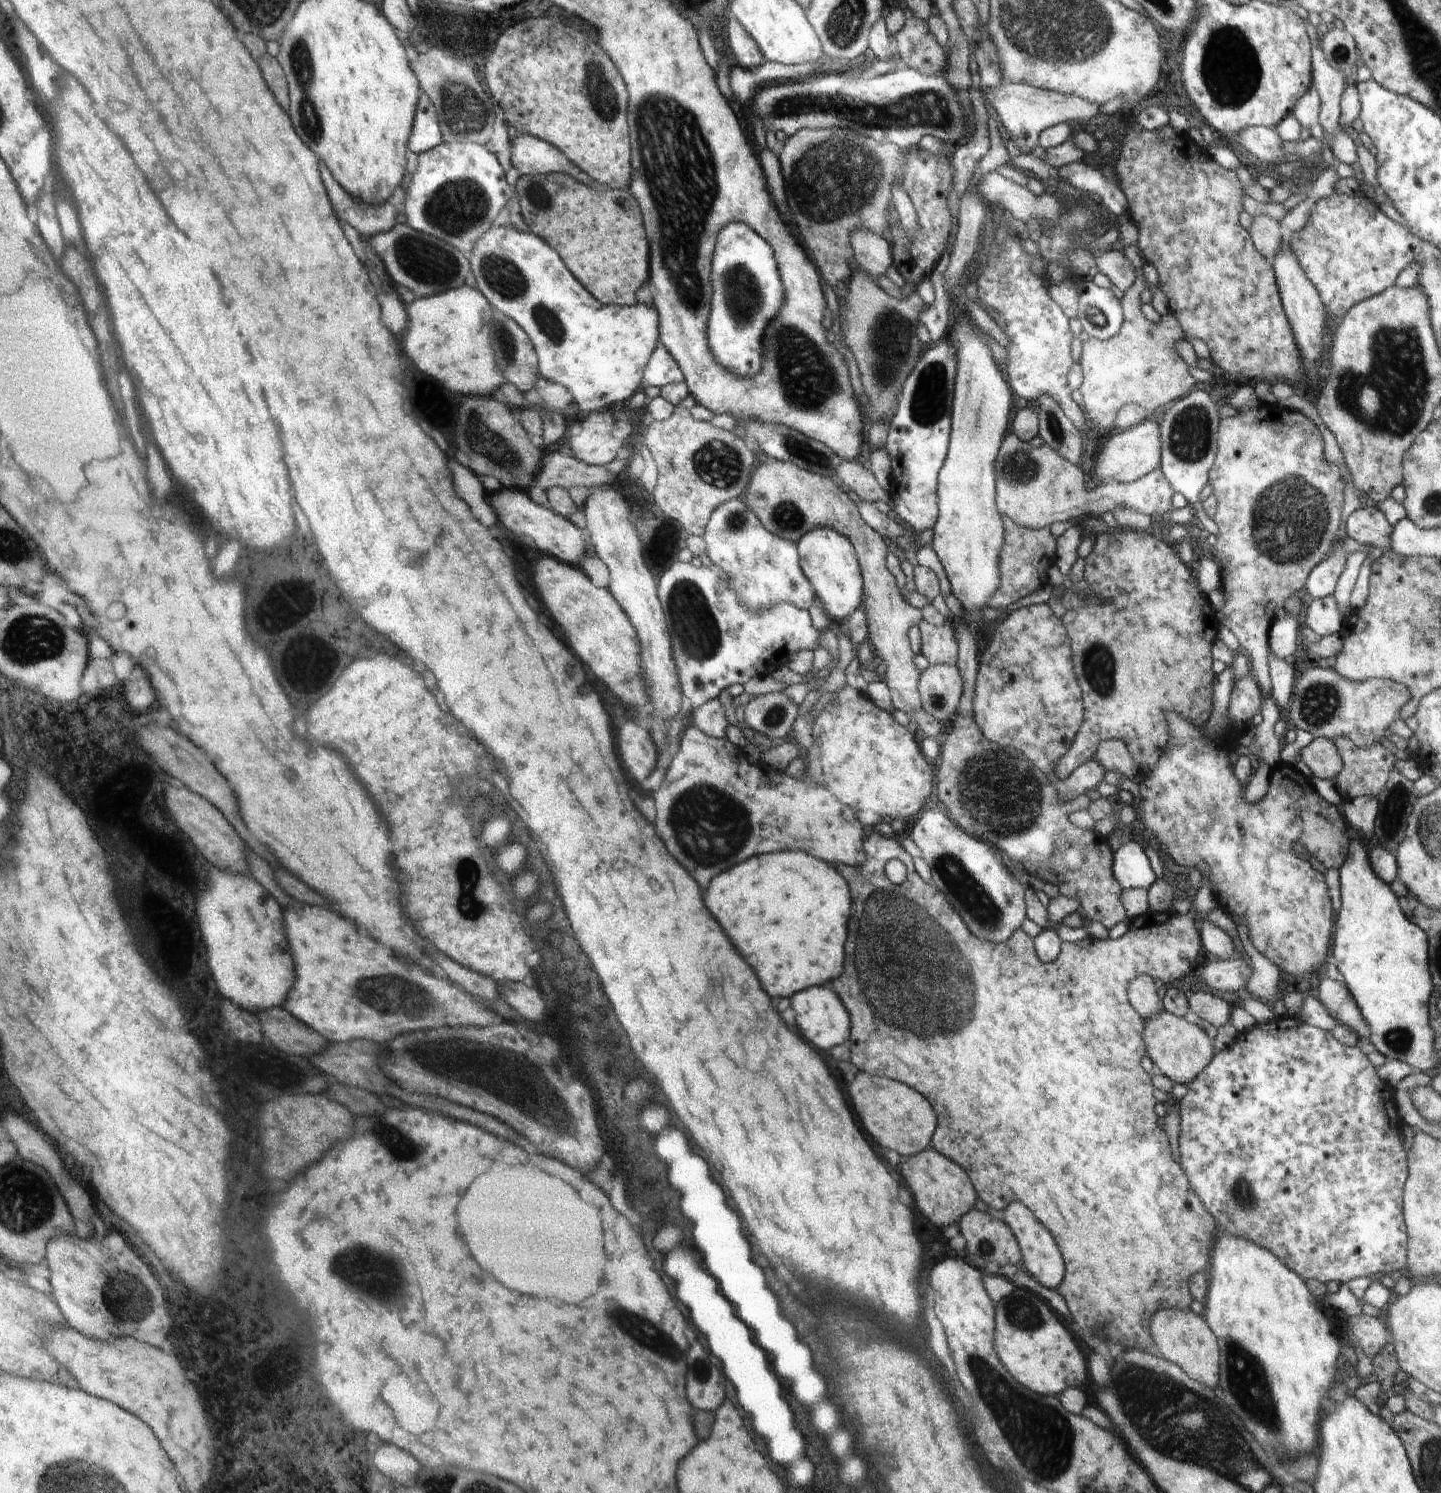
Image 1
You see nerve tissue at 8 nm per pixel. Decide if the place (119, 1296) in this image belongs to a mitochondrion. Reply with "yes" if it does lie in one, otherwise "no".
yes

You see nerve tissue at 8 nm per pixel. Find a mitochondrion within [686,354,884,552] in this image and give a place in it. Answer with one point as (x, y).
(718, 463)

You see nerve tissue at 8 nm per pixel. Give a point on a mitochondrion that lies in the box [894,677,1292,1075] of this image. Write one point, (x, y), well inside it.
(994, 786)

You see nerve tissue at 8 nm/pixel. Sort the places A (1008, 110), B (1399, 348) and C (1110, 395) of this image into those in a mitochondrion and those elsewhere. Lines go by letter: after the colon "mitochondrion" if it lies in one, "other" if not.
A: other
B: mitochondrion
C: other

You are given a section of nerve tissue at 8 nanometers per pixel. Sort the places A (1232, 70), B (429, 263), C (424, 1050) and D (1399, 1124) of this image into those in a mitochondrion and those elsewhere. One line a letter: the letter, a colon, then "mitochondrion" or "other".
A: mitochondrion
B: mitochondrion
C: mitochondrion
D: other

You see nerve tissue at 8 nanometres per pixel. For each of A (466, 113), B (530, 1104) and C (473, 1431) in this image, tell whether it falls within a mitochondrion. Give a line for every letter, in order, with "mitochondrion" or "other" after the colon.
A: mitochondrion
B: mitochondrion
C: other

